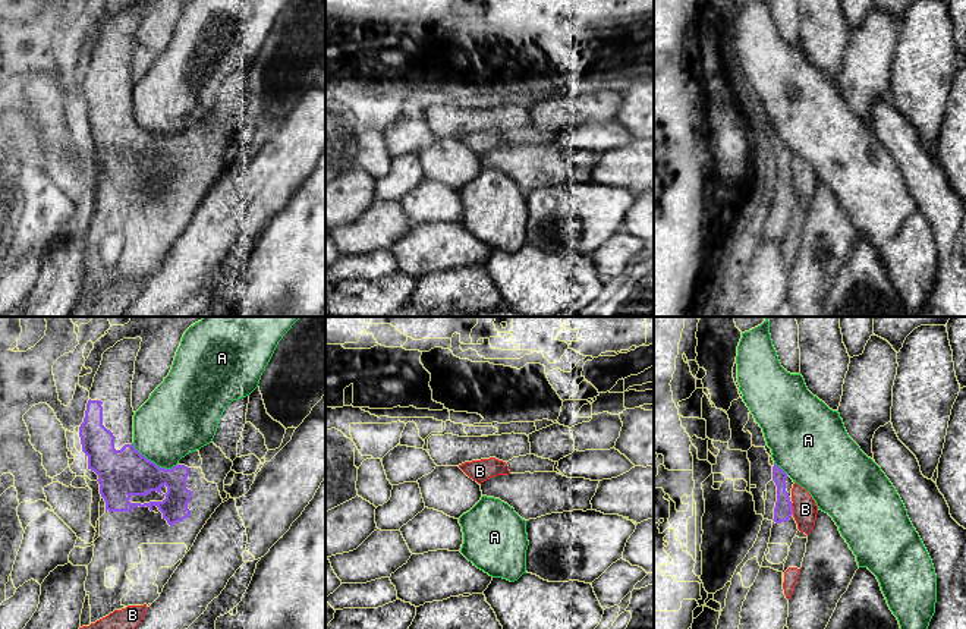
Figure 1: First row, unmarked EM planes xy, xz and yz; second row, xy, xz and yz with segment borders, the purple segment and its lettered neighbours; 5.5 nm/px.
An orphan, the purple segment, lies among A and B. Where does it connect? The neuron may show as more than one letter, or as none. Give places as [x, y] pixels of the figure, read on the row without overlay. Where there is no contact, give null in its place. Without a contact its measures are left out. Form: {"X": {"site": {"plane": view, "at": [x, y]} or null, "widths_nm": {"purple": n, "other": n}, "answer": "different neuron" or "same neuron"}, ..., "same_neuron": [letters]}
{"A": {"site": {"plane": "xy", "at": [153, 134]}, "widths_nm": {"purple": 260, "other": 380}, "answer": "different neuron"}, "B": {"site": {"plane": "yz", "at": [792, 181]}, "widths_nm": {"purple": 100, "other": 140}, "answer": "different neuron"}, "same_neuron": []}

